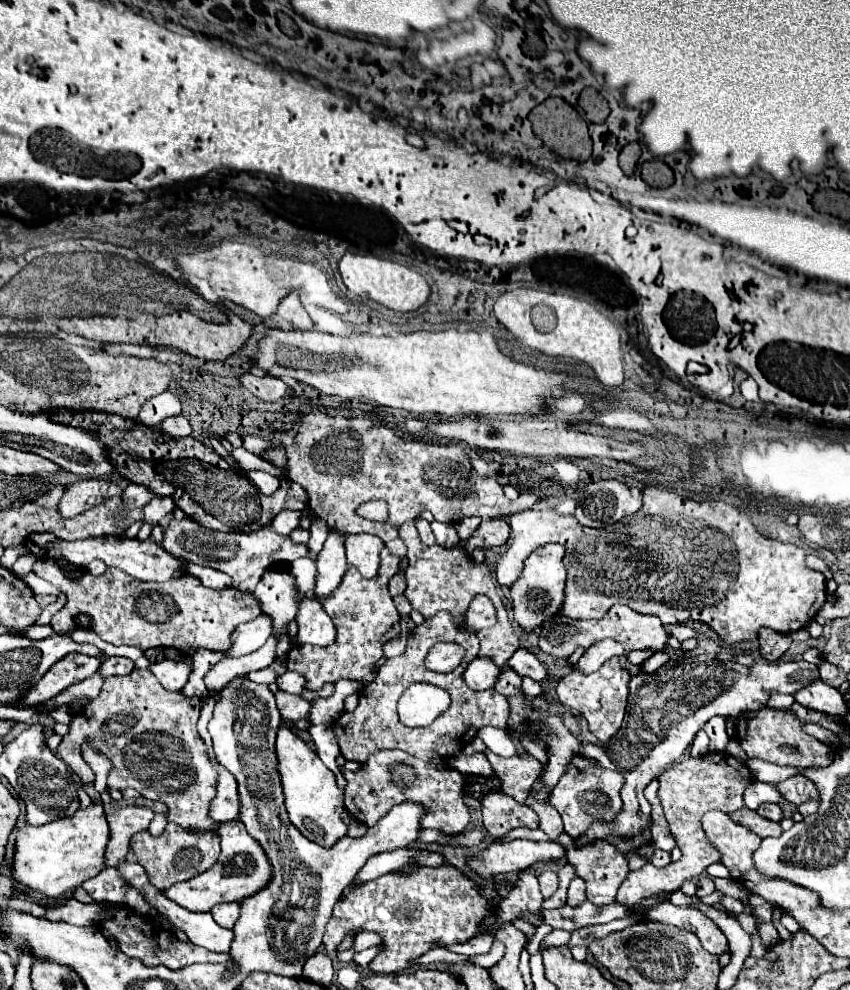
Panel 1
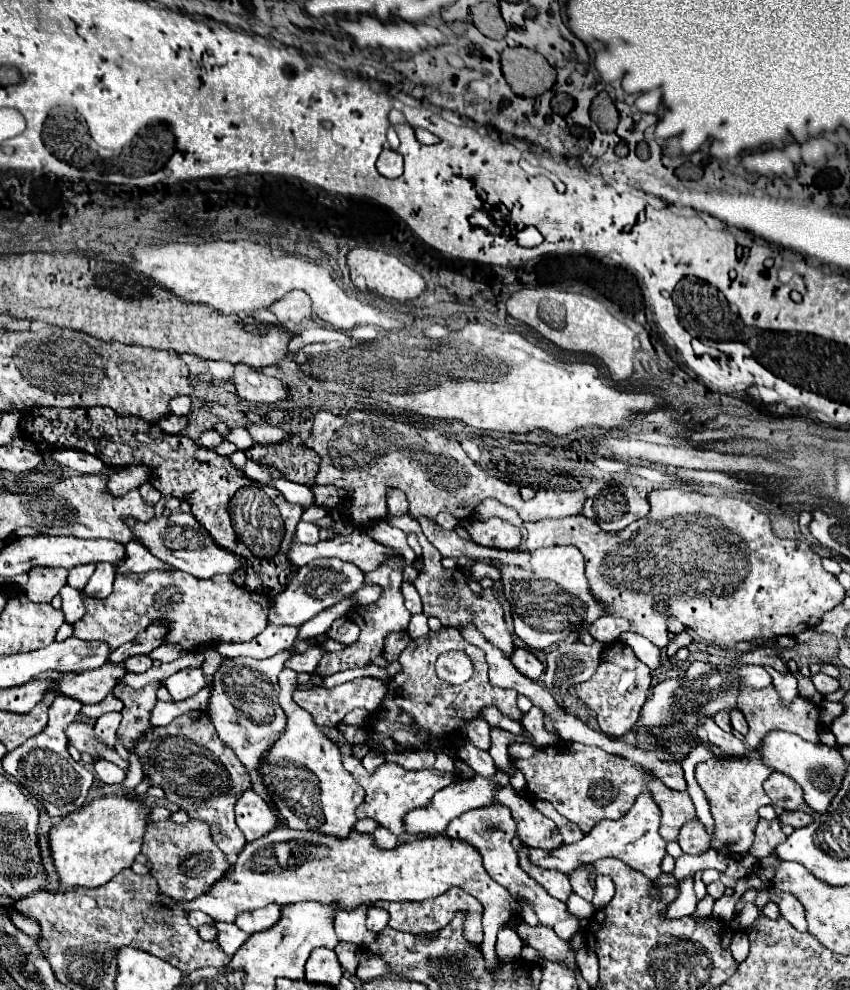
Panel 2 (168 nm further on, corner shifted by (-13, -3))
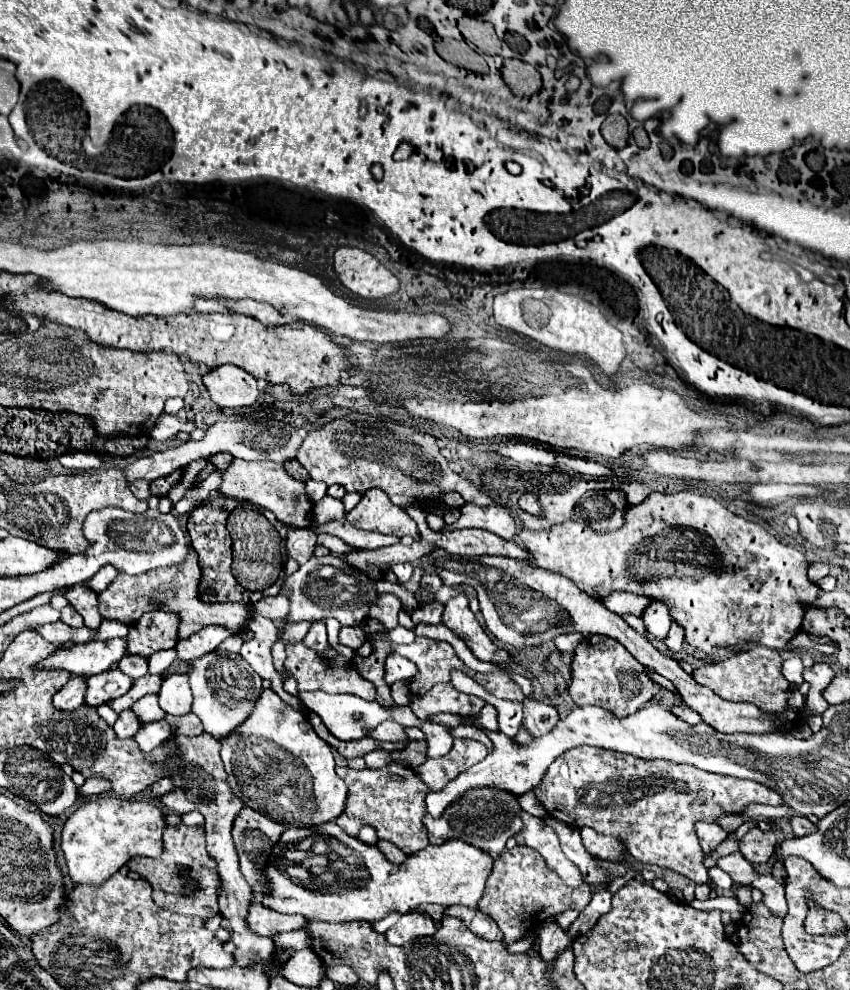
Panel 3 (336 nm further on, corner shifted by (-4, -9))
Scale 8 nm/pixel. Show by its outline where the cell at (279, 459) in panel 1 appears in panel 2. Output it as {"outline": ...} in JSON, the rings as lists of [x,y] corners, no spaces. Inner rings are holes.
{"outline":[[[298,435],[278,443],[278,445],[252,445],[244,451],[252,461],[268,461],[268,465],[276,465],[288,481],[312,487],[320,457],[308,449]]]}

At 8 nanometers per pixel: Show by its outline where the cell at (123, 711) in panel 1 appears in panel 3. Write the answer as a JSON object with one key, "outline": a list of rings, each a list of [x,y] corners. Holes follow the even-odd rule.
{"outline":[[[203,733],[197,737],[177,735],[175,739],[175,755],[165,763],[167,771],[171,773],[171,779],[175,781],[175,787],[161,797],[161,803],[167,809],[175,809],[177,813],[187,813],[187,809],[199,811],[205,817],[205,829],[207,829],[207,853],[217,861],[219,877],[221,877],[221,893],[219,893],[219,911],[221,915],[231,923],[233,935],[231,941],[237,945],[235,959],[239,959],[239,965],[247,965],[251,961],[267,961],[275,949],[275,943],[271,937],[255,935],[245,927],[247,909],[251,905],[251,887],[247,885],[241,867],[239,857],[231,839],[231,827],[233,819],[239,813],[239,807],[243,807],[243,801],[233,793],[233,789],[227,783],[227,773],[223,769],[219,751],[221,743]]]}

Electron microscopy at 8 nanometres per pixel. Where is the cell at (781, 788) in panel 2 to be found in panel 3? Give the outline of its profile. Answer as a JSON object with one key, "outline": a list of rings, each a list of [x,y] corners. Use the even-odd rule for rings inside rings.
{"outline":[[[573,747],[571,751],[565,751],[559,759],[555,759],[555,763],[551,763],[539,789],[535,789],[533,793],[551,817],[565,821],[567,825],[573,825],[577,829],[593,827],[603,835],[617,835],[627,843],[627,849],[631,851],[635,861],[673,869],[689,877],[693,883],[709,881],[709,875],[701,863],[703,853],[697,843],[693,827],[695,821],[713,823],[719,815],[743,811],[747,803],[783,805],[781,795],[755,781],[713,775],[691,765],[675,765],[671,761],[643,761],[635,759],[633,755],[619,755],[617,751],[603,751],[599,747]]]}

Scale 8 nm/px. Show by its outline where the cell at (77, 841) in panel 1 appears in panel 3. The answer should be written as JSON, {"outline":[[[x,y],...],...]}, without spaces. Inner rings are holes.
{"outline":[[[101,797],[73,811],[61,829],[61,849],[75,885],[103,885],[131,857],[159,857],[163,851],[161,833],[165,819],[155,803],[127,801],[119,797]]]}

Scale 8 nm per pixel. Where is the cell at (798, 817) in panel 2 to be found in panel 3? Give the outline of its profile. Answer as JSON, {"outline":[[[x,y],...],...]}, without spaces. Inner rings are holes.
{"outline":[[[793,815],[793,817],[789,817],[789,821],[791,821],[791,827],[793,827],[793,835],[795,837],[803,837],[803,835],[807,835],[807,833],[813,833],[815,831],[815,823],[811,823],[807,817],[797,817],[797,815]]]}

